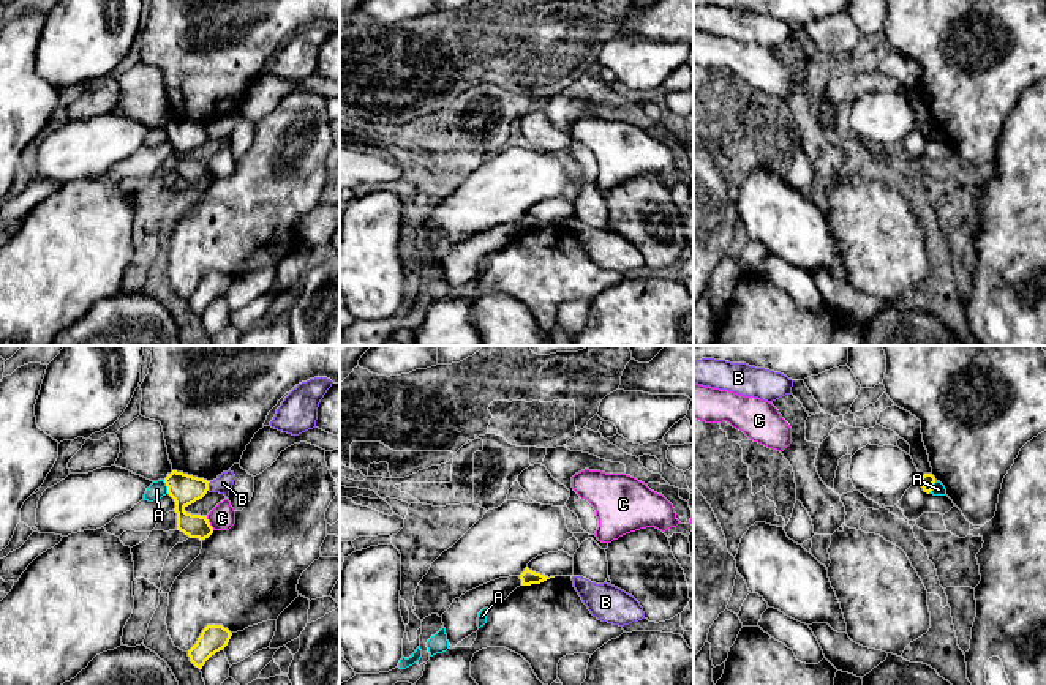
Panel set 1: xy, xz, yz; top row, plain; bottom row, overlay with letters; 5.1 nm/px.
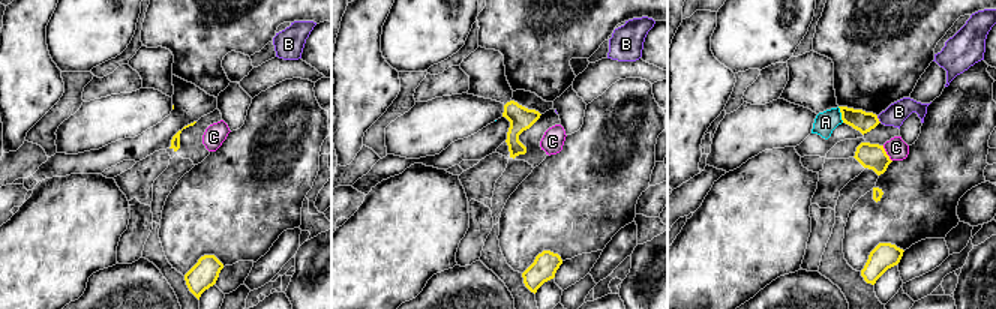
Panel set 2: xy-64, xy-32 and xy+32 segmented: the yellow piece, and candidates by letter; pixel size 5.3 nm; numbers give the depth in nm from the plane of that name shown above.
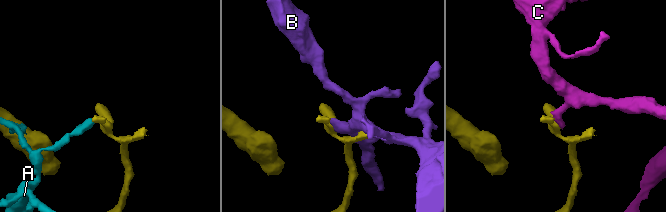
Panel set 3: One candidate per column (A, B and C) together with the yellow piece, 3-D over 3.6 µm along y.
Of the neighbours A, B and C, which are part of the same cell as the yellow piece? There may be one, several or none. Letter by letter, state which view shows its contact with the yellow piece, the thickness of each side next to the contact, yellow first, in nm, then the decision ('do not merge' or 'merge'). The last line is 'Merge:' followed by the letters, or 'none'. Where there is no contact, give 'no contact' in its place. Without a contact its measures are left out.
A: meets yellow in xy; 160 nm thick on the yellow side, 90 nm on the other; do not merge
B: meets yellow in xy; 160 nm thick on the yellow side, 90 nm on the other; do not merge
C: meets yellow in xy; 160 nm thick on the yellow side, 130 nm on the other; do not merge
Merge: none

